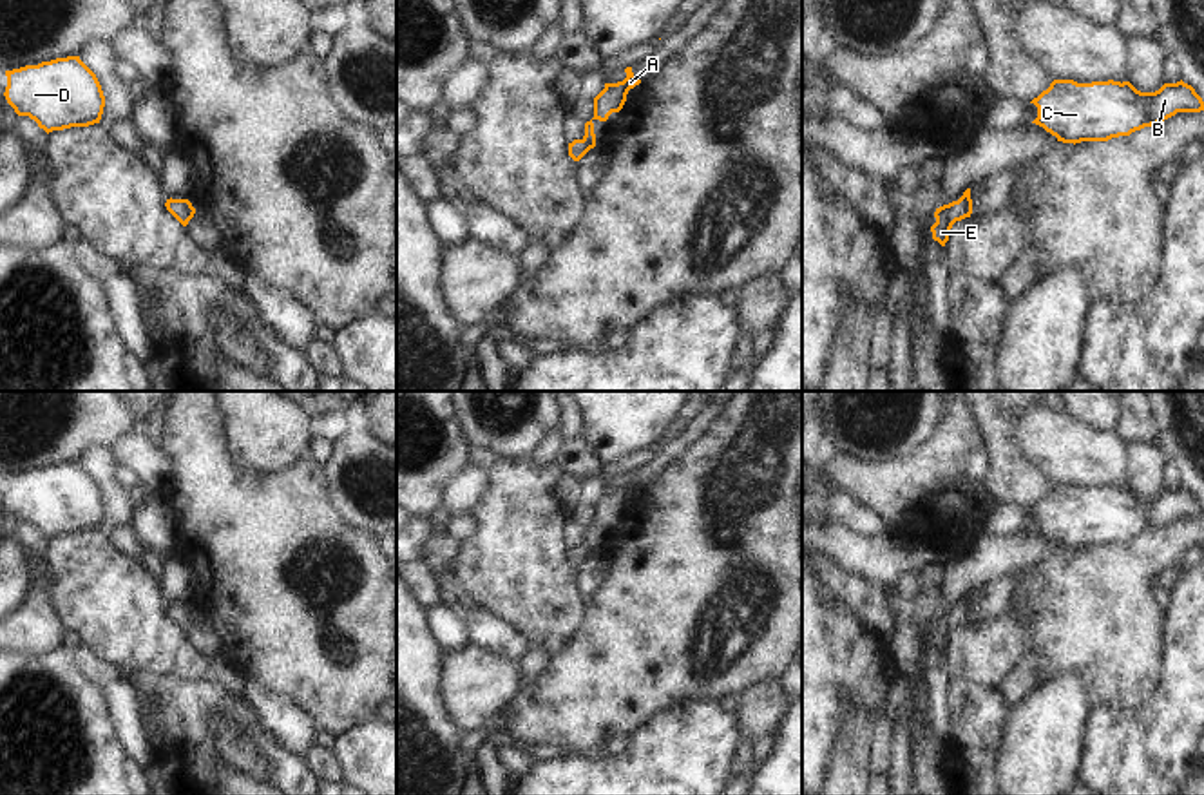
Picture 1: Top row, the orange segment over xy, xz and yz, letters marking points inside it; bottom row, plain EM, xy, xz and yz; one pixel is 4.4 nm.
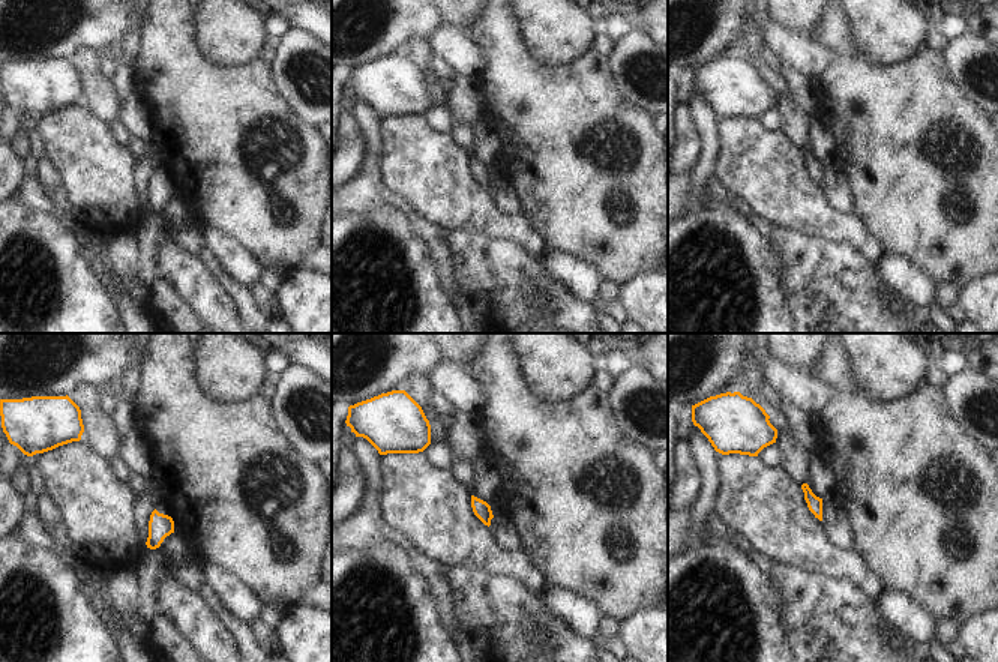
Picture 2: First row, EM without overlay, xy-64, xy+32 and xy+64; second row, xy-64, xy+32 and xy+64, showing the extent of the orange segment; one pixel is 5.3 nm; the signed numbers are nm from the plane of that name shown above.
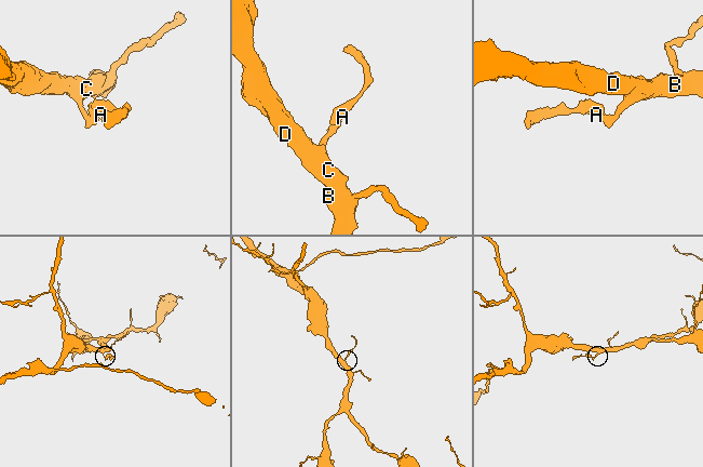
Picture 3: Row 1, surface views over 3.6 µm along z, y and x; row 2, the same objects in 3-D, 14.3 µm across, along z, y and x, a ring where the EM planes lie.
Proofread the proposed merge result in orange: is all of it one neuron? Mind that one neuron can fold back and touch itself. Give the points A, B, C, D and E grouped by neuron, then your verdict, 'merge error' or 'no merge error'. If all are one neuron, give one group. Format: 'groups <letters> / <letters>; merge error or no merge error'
groups A B C D E; no merge error

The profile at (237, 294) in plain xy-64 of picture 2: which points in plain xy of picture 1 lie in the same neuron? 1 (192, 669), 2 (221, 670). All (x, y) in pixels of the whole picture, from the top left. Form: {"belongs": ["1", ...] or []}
{"belongs": []}

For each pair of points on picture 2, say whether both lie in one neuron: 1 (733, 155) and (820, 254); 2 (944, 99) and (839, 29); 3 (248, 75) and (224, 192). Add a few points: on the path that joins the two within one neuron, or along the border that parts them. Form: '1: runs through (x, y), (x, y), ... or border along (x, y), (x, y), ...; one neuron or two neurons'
1: border along (772, 225), (784, 225), (836, 242); two neurons
2: runs through (914, 99), (890, 98), (851, 59); one neuron
3: runs through (242, 104), (234, 116), (234, 164); one neuron

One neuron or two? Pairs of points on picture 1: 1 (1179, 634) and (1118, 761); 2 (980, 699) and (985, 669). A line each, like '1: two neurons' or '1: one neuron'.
1: one neuron
2: two neurons

